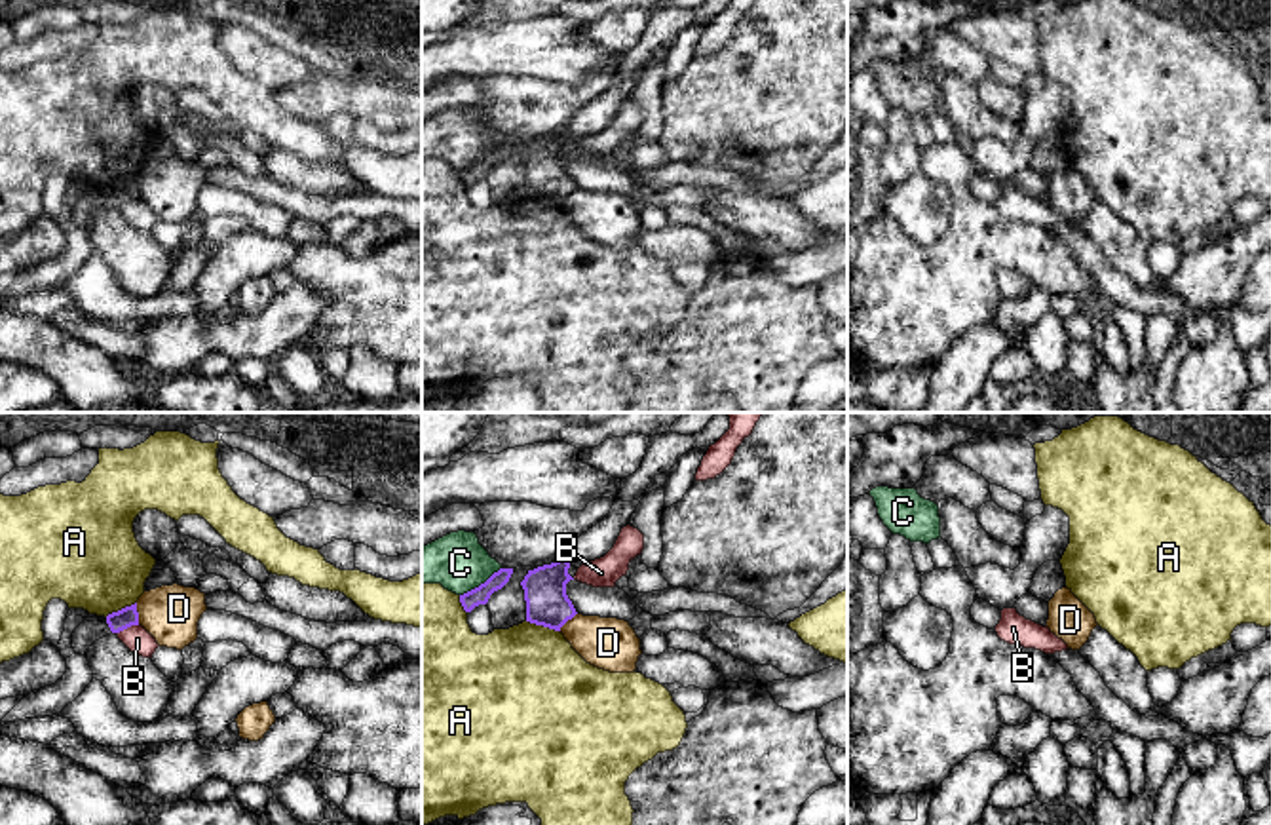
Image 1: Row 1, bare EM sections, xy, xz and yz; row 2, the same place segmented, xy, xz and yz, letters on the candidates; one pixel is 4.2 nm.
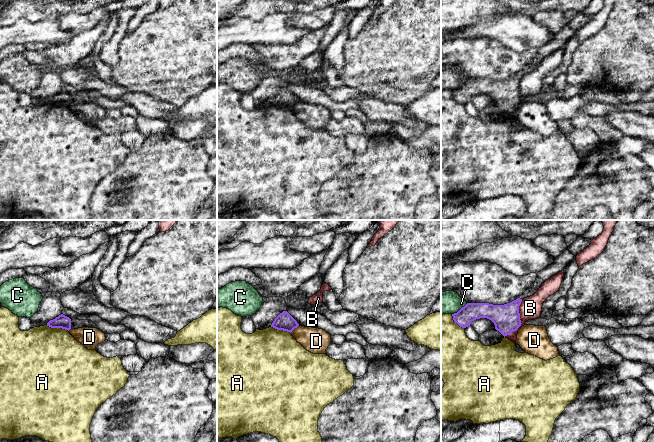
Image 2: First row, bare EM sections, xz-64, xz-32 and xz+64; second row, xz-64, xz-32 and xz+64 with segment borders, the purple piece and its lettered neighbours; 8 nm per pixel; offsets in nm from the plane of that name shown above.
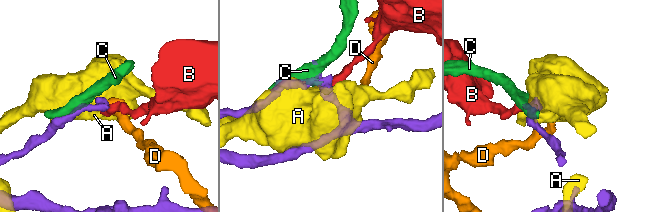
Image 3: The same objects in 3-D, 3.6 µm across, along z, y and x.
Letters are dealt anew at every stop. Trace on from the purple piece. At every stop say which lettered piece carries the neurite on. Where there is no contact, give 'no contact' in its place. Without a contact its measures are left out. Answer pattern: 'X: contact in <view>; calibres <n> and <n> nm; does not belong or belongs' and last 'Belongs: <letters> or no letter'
A: contact in xz; calibres 180 and 480 nm; does not belong
B: contact in xy; calibres 90 and 110 nm; does not belong
C: contact in xz; calibres 80 and 240 nm; does not belong
D: contact in xy; calibres 90 and 240 nm; does not belong
Belongs: no letter

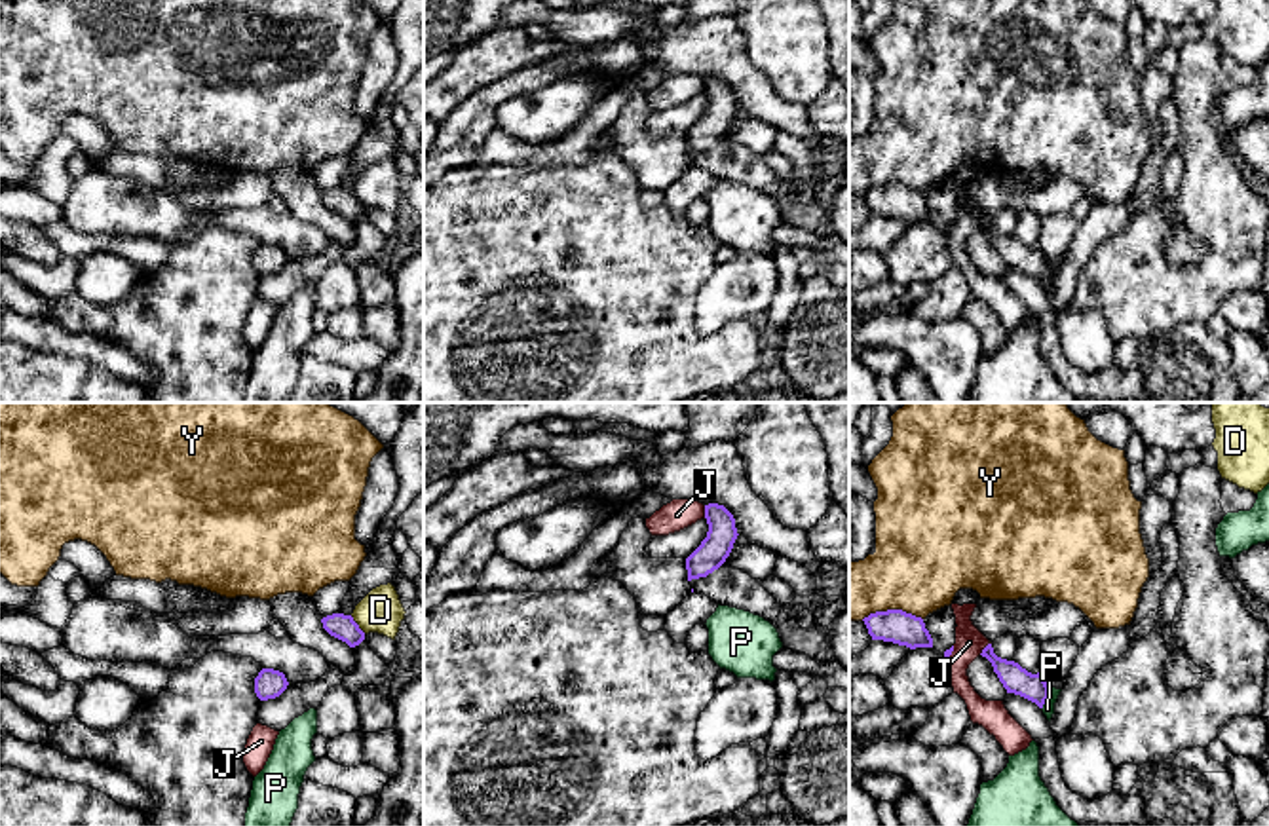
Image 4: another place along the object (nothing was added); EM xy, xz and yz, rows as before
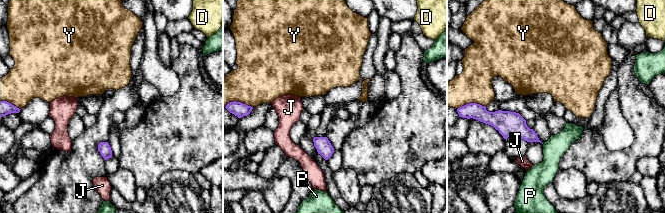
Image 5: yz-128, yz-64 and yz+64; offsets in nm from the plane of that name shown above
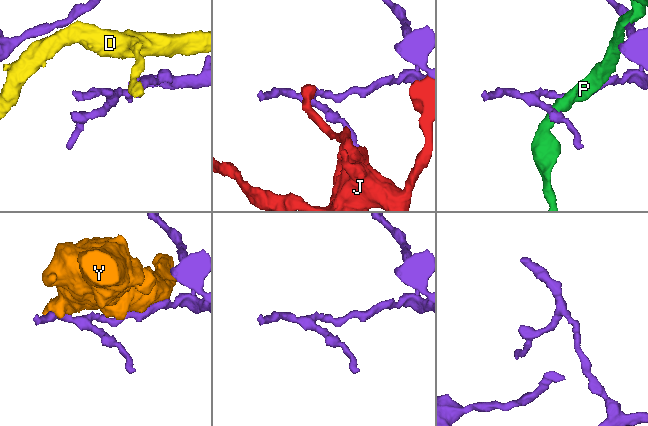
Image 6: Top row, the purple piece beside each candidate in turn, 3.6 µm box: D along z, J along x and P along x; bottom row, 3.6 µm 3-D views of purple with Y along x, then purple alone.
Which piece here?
D: contact in xy; calibres 110 and 180 nm; does not belong
J: contact in yz; calibres 120 and 130 nm; does not belong
P: contact in yz; calibres 120 and 50 nm; does not belong
Y: contact in yz; calibres 140 and 400 nm; does not belong
Belongs: no letter

